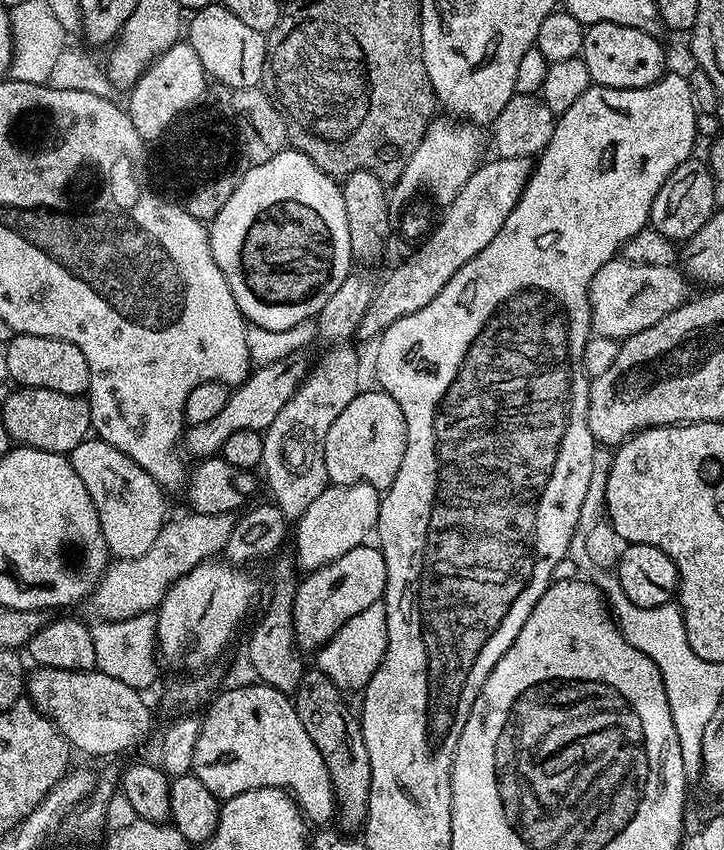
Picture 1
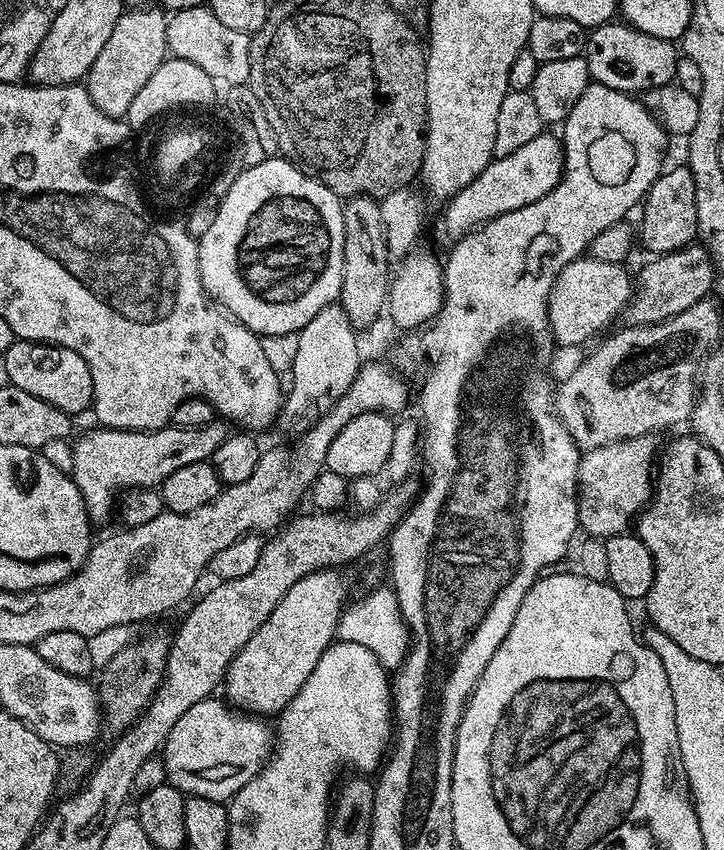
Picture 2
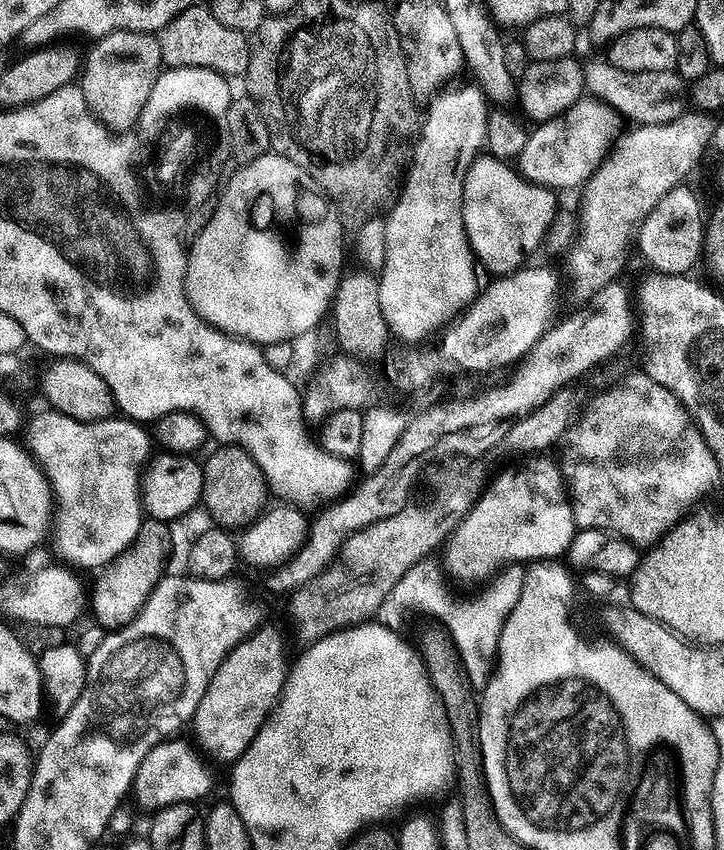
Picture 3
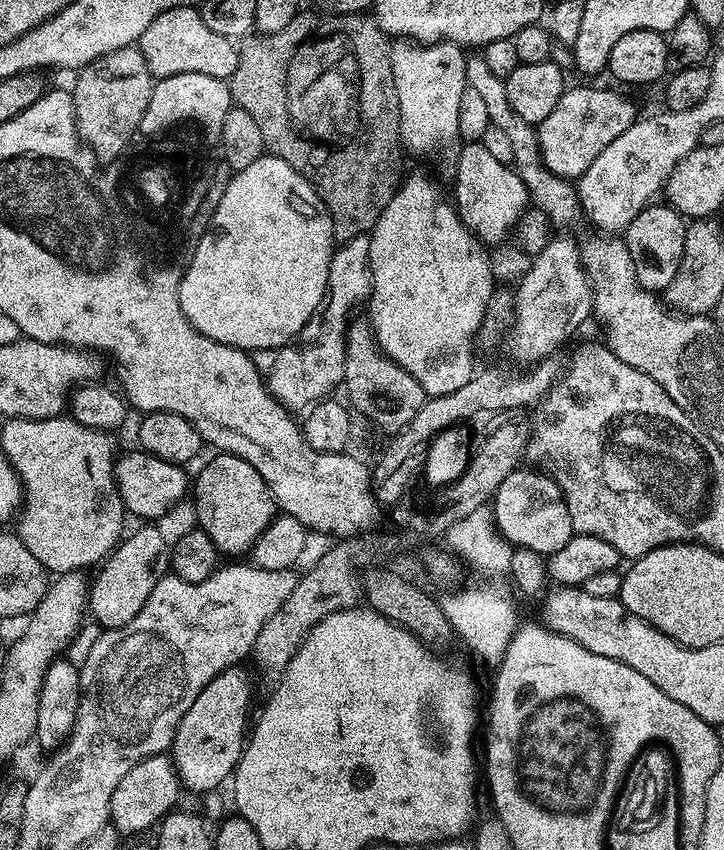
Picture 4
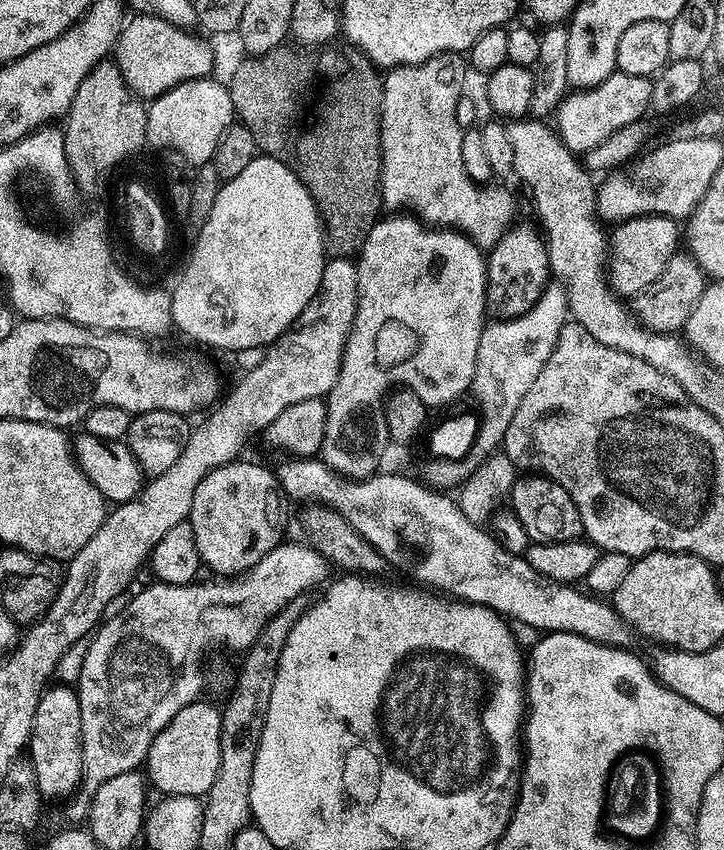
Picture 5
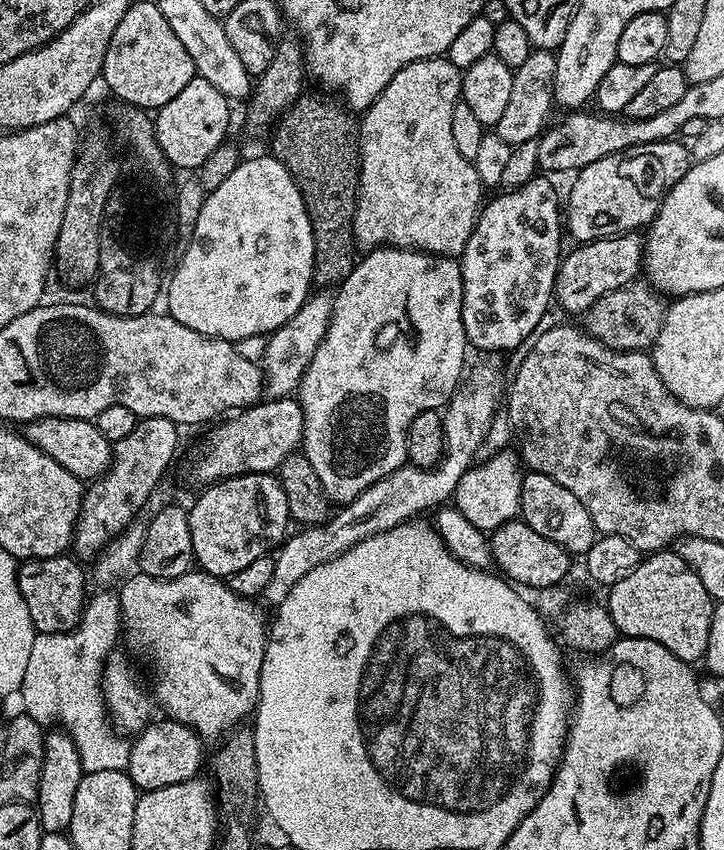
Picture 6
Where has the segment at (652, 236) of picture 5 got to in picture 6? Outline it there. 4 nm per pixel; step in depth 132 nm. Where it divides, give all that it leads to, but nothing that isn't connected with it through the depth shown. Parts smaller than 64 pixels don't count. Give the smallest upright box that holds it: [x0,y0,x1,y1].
[554,231,645,314]

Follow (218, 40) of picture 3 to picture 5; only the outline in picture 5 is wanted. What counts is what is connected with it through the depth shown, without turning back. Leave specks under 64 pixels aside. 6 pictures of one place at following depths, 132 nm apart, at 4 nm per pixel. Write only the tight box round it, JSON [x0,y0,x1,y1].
[114,15,213,102]

